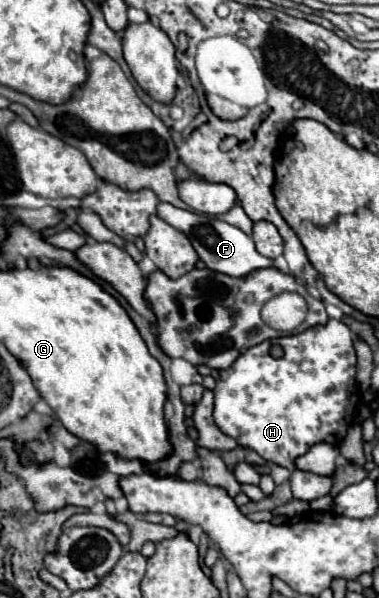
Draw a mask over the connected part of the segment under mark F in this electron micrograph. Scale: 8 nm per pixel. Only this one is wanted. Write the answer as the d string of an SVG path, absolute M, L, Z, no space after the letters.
M159 202L157 216L163 218L165 222L169 222L171 226L175 226L177 230L181 230L191 240L195 252L205 262L205 266L215 270L215 272L221 272L221 274L227 274L227 276L233 276L233 278L243 278L251 270L273 266L273 262L267 256L257 252L255 242L251 240L251 236L247 236L245 232L241 232L239 228L235 228L235 226L223 222L223 220L217 220L217 218L207 220L207 216L203 216L203 214L171 206L169 202Z

